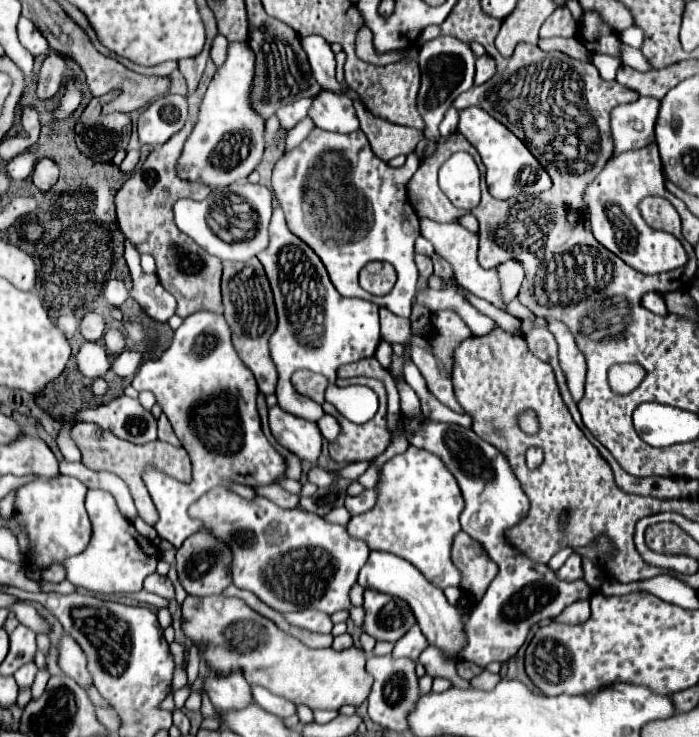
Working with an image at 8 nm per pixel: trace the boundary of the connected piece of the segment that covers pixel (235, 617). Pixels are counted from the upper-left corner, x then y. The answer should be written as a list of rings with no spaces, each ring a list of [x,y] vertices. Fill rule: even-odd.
[[[223,594],[205,598],[187,596],[181,610],[183,634],[193,646],[205,646],[199,656],[209,670],[217,670],[217,674],[241,670],[251,686],[263,686],[273,694],[293,704],[305,704],[311,710],[339,710],[345,704],[361,706],[369,696],[371,678],[365,670],[367,654],[355,646],[341,652],[307,648],[239,598],[227,598]]]

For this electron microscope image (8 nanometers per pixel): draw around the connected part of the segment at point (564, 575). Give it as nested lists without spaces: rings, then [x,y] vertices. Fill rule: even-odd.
[[[571,554],[571,556],[567,558],[567,562],[557,570],[557,576],[559,576],[561,580],[567,580],[567,582],[573,582],[573,580],[583,578],[581,556],[579,556],[579,554]]]

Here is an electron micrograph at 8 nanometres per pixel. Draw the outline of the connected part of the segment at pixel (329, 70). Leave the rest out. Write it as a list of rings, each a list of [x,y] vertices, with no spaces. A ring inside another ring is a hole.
[[[305,36],[301,38],[301,46],[307,52],[313,78],[317,78],[321,88],[341,94],[347,88],[347,84],[339,84],[335,80],[335,54],[329,42],[321,36]]]

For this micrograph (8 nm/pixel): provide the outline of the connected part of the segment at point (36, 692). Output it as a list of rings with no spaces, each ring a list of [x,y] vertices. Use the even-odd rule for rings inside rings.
[[[39,670],[37,678],[35,678],[35,684],[33,684],[33,688],[31,688],[31,694],[33,694],[33,698],[39,698],[39,696],[45,692],[47,680],[49,680],[49,672],[47,672],[47,670]]]

